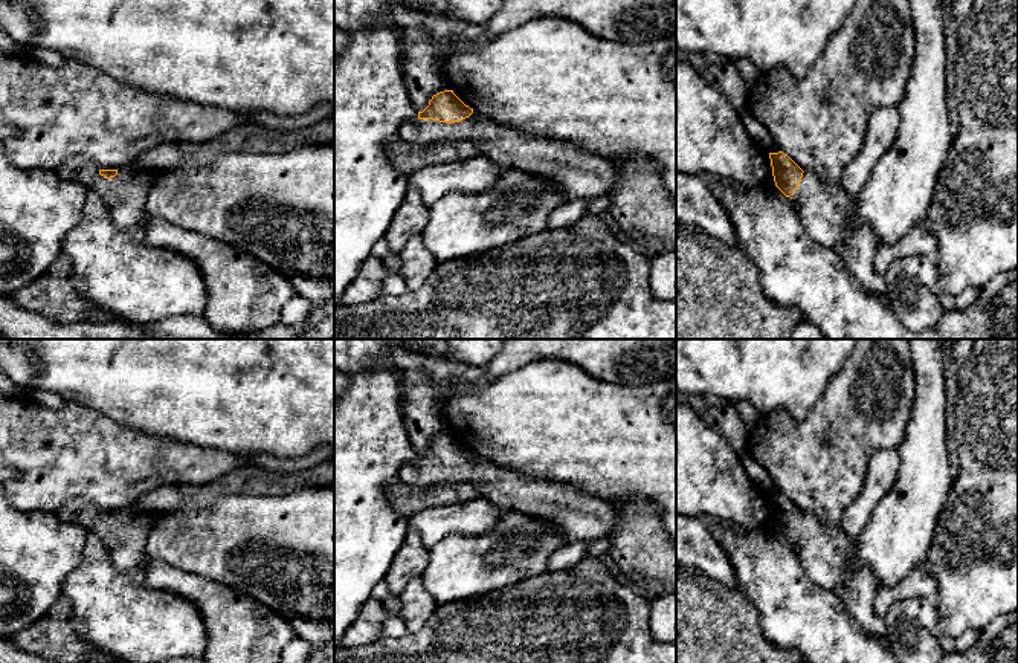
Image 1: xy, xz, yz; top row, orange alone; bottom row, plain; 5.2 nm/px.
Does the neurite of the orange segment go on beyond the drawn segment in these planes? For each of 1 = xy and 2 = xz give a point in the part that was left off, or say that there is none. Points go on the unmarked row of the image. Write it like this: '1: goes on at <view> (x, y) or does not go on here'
1: goes on at xy (125, 536)
2: goes on at xz (579, 517)

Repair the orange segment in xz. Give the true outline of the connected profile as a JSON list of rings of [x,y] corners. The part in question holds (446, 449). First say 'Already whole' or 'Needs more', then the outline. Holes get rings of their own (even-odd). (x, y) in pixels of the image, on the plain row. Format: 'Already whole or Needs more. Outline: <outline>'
Needs more. Outline: [[[453,432],[433,437],[417,463],[400,469],[398,478],[420,489],[470,483],[491,504],[548,521],[568,542],[606,539],[617,522],[617,509],[610,503],[499,467],[466,448]]]

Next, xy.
Needs more. Outline: [[[75,498],[69,500],[58,515],[63,521],[96,533],[105,544],[113,565],[118,570],[131,570],[145,561],[145,545],[157,513],[142,506],[99,512],[93,504]]]

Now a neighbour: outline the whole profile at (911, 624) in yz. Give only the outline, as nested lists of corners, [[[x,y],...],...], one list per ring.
[[[914,597],[897,600],[887,613],[885,639],[899,663],[940,663],[943,639],[937,636],[937,600]]]

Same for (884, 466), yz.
[[[882,449],[871,455],[861,493],[841,518],[841,529],[856,539],[871,519],[873,510],[897,480],[900,460],[897,449]]]

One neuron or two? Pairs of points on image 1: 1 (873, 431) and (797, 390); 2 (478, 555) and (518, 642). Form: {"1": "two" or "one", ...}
{"1": "two", "2": "two"}

